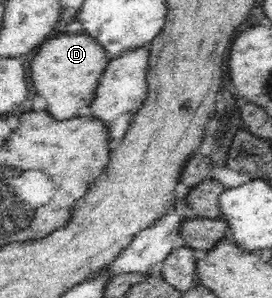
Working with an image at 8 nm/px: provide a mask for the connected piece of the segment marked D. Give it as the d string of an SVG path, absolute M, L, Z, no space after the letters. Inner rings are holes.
M67 34L51 35L39 45L39 51L33 61L31 61L31 79L33 87L39 96L45 99L45 110L59 121L71 119L78 115L79 109L87 107L95 97L95 89L99 85L99 77L105 71L109 63L109 58L105 53L105 48L101 47L95 40L92 40L87 34Z

